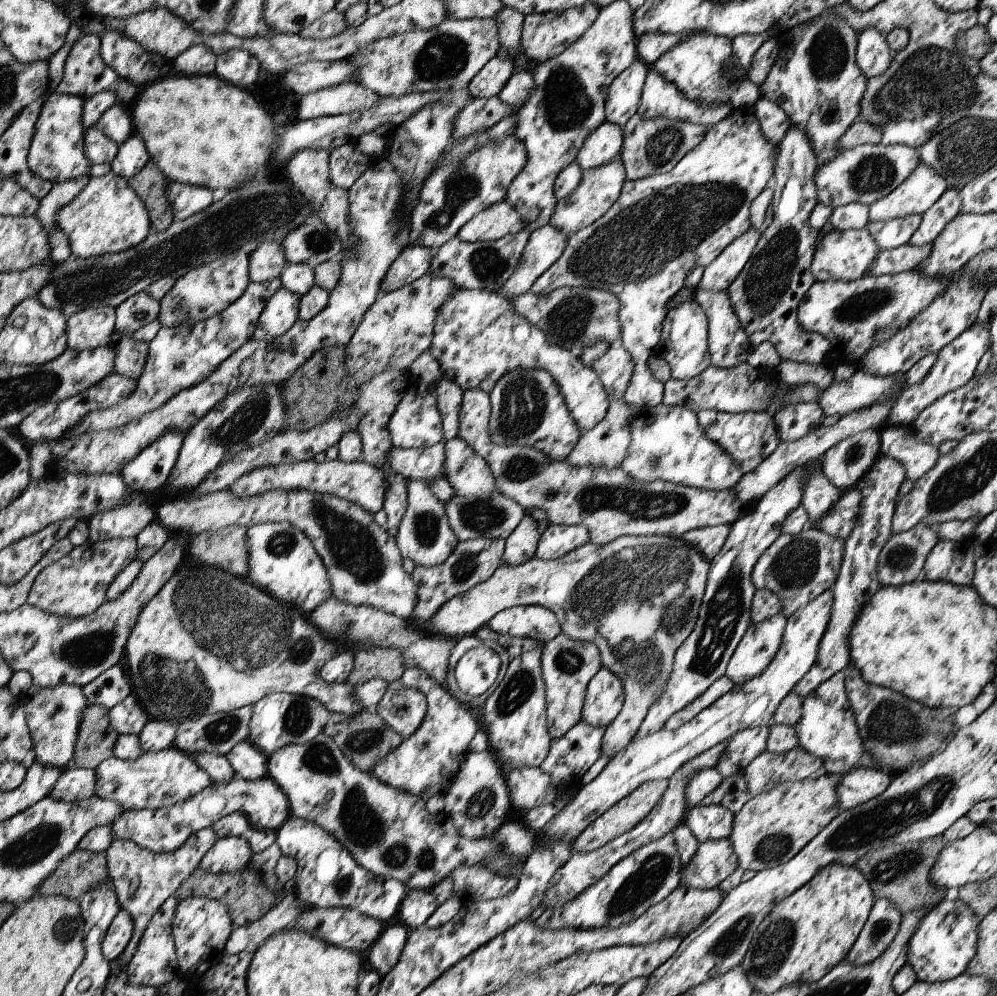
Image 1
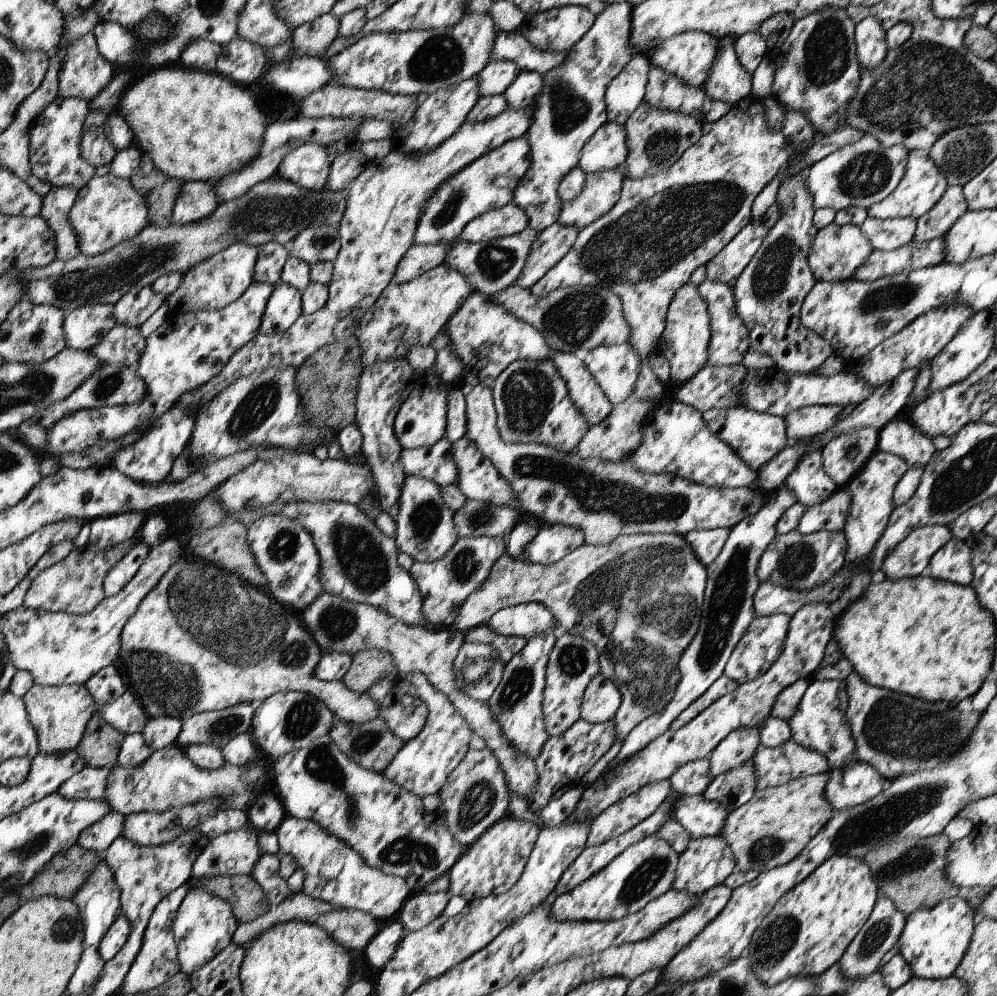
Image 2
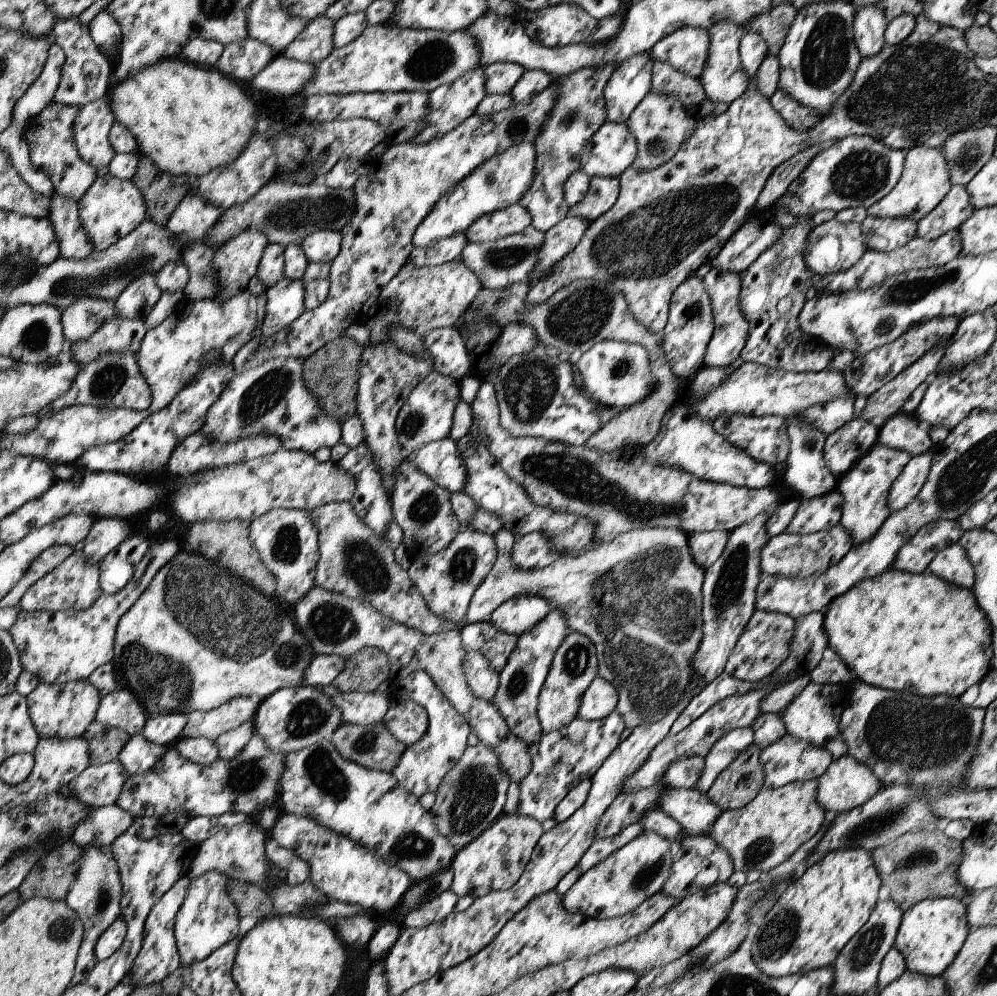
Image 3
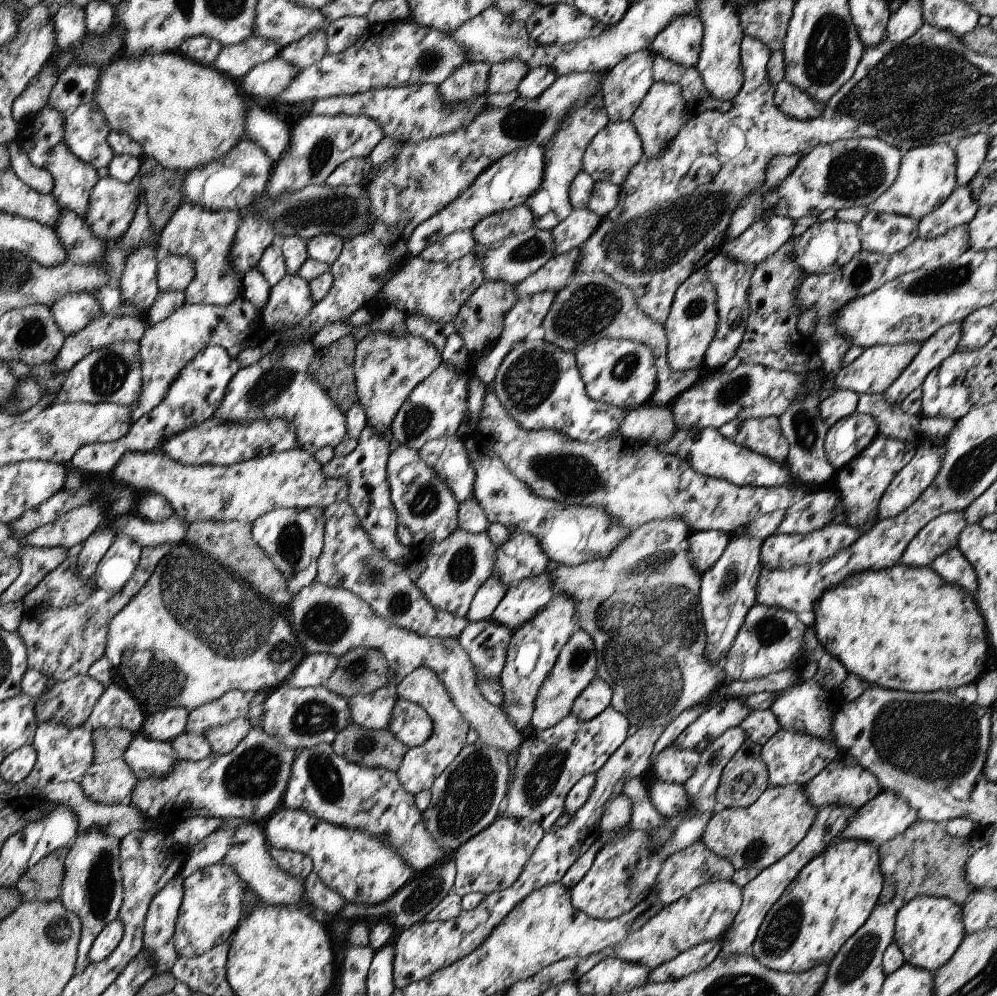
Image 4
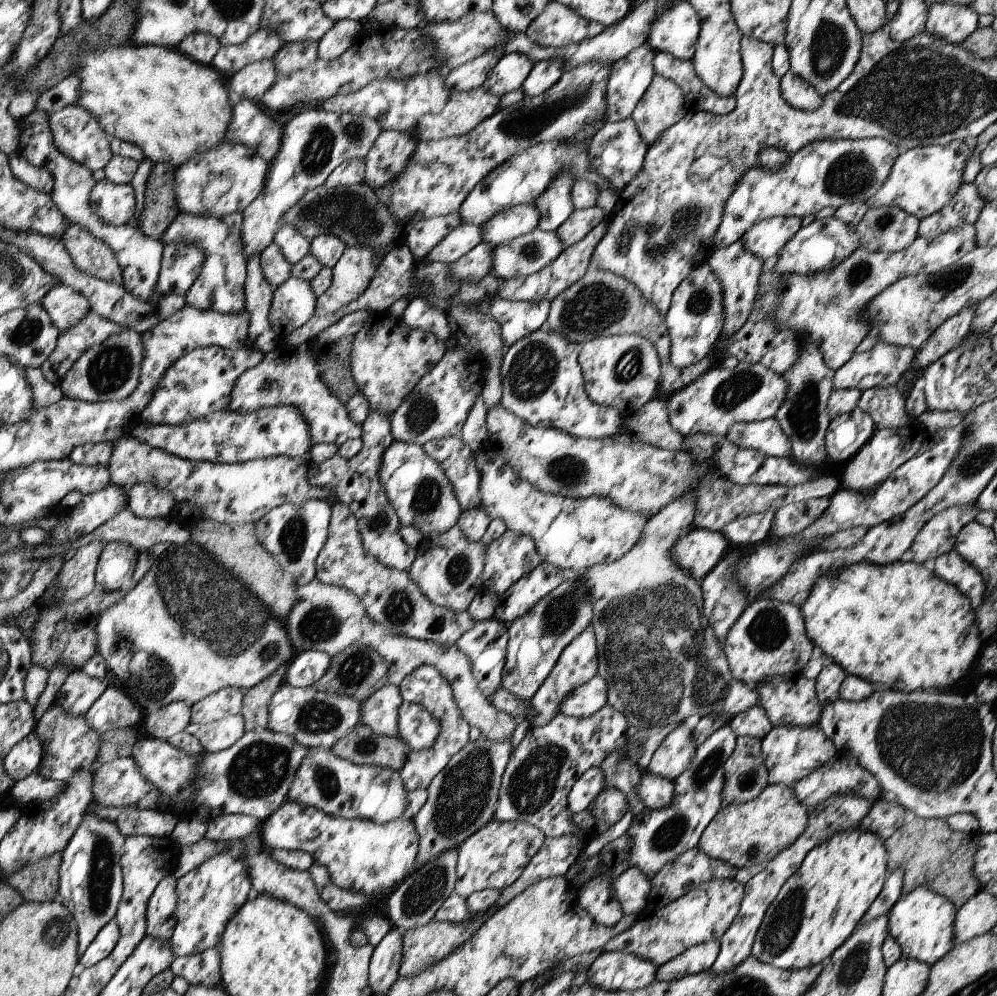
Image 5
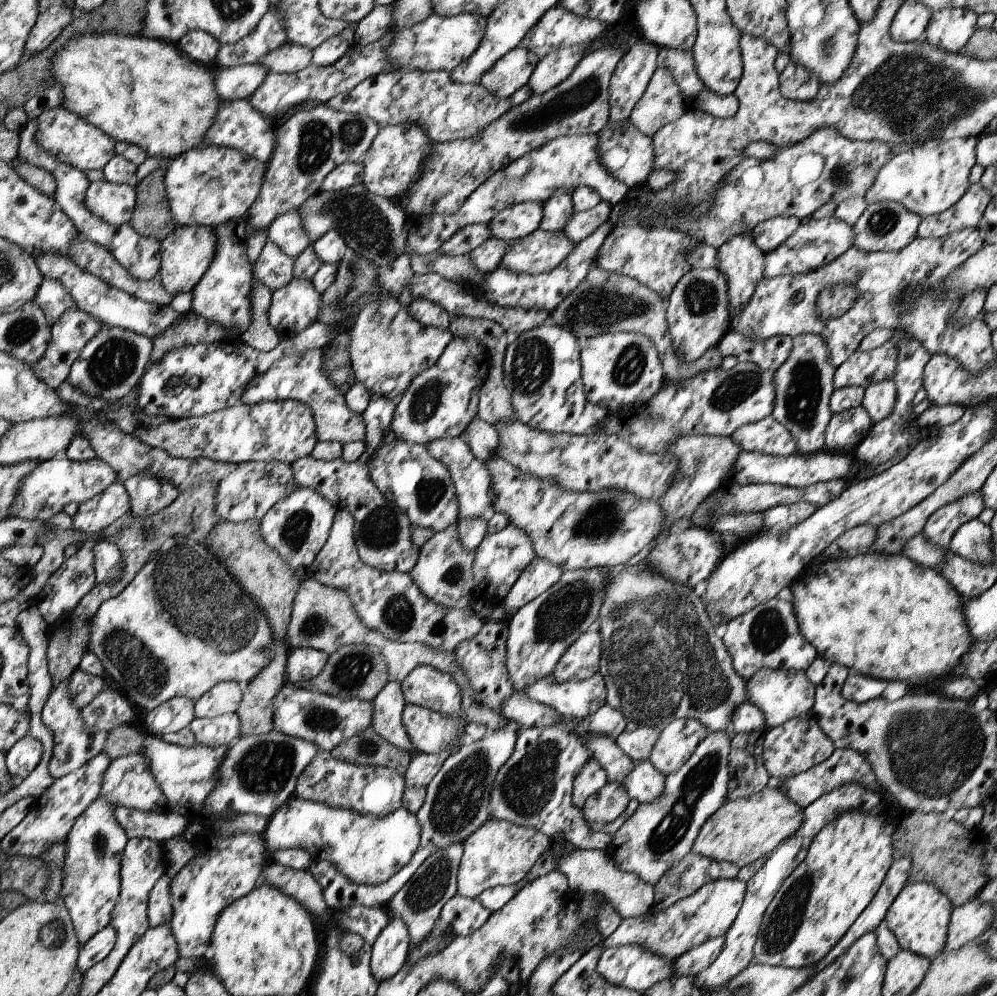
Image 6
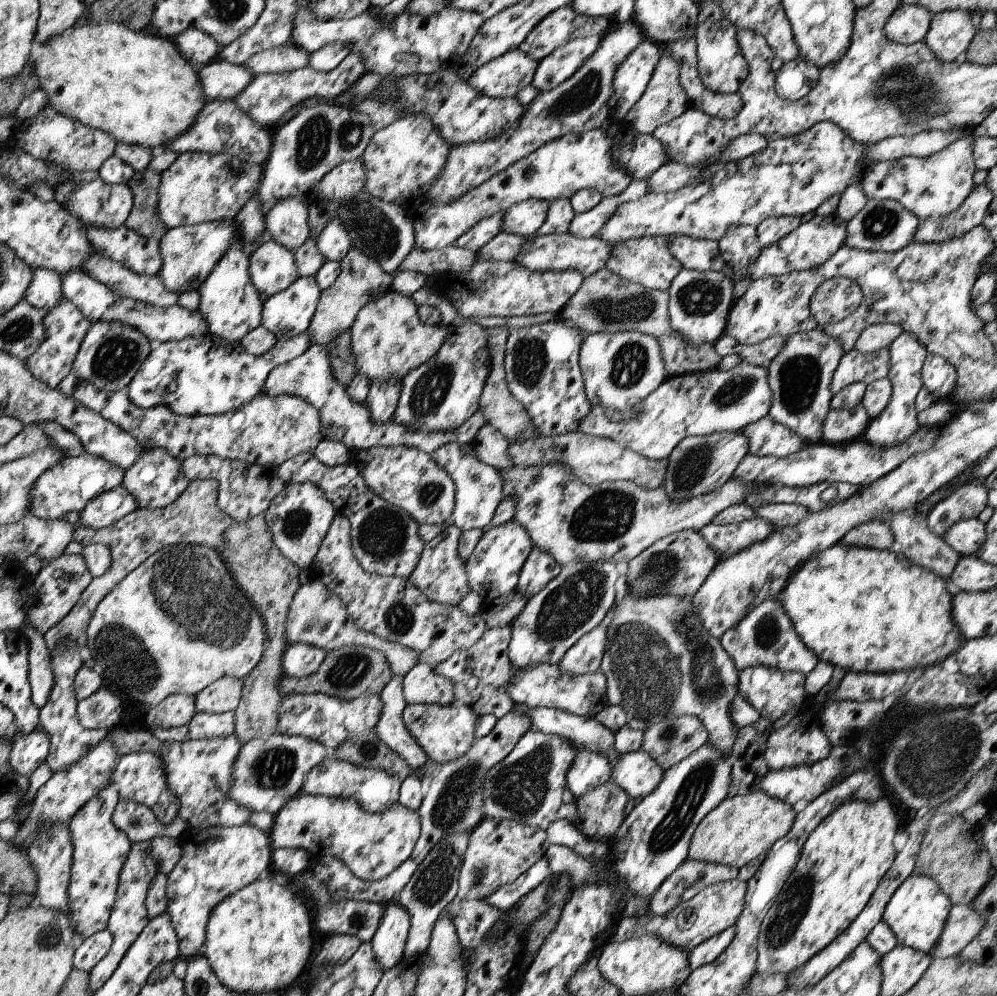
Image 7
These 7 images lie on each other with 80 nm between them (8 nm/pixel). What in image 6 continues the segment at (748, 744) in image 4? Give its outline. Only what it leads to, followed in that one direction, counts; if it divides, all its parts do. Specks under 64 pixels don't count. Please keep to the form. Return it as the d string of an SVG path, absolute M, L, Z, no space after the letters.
M768 728L758 732L740 732L733 735L728 758L728 799L737 800L753 796L763 790L771 777L764 767L764 736Z

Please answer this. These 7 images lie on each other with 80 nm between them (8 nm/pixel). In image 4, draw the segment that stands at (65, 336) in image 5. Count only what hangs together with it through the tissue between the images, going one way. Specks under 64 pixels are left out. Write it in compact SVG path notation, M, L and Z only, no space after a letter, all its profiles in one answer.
M102 315L94 319L79 333L66 336L66 344L60 349L54 363L57 373L68 373L76 364L98 349L107 348L112 343L139 342L147 330L142 317Z

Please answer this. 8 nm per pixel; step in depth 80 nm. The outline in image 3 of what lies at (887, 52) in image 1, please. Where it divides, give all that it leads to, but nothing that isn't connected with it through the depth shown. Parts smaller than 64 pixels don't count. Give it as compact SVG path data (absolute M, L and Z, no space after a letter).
M877 5L856 7L853 31L862 59L871 59L884 48L886 27L887 20L884 11Z

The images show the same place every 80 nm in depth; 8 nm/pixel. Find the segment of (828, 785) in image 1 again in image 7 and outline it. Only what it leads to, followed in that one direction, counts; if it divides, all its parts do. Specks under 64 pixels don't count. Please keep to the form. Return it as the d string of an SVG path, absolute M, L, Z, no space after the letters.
M764 791L728 796L696 827L687 858L742 868L754 858L766 854L777 840L785 837L790 832L796 815L791 804Z

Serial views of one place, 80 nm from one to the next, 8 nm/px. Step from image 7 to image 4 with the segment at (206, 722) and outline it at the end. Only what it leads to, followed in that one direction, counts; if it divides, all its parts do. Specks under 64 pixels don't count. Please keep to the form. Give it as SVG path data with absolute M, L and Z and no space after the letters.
M248 717L239 718L224 726L208 730L204 736L211 743L213 752L223 755L232 752L246 738L252 728L251 720Z

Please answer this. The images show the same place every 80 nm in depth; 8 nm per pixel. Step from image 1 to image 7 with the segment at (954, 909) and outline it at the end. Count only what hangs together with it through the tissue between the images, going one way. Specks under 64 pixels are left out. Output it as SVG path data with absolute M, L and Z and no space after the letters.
M912 874L893 892L883 914L883 921L892 929L900 945L930 954L942 934L953 904L935 879Z

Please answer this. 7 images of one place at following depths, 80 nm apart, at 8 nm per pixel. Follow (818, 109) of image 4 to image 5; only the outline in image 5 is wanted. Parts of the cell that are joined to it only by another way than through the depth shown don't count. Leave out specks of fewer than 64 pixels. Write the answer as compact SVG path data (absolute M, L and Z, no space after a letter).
M788 71L780 79L781 97L796 110L815 111L823 103L812 85Z

